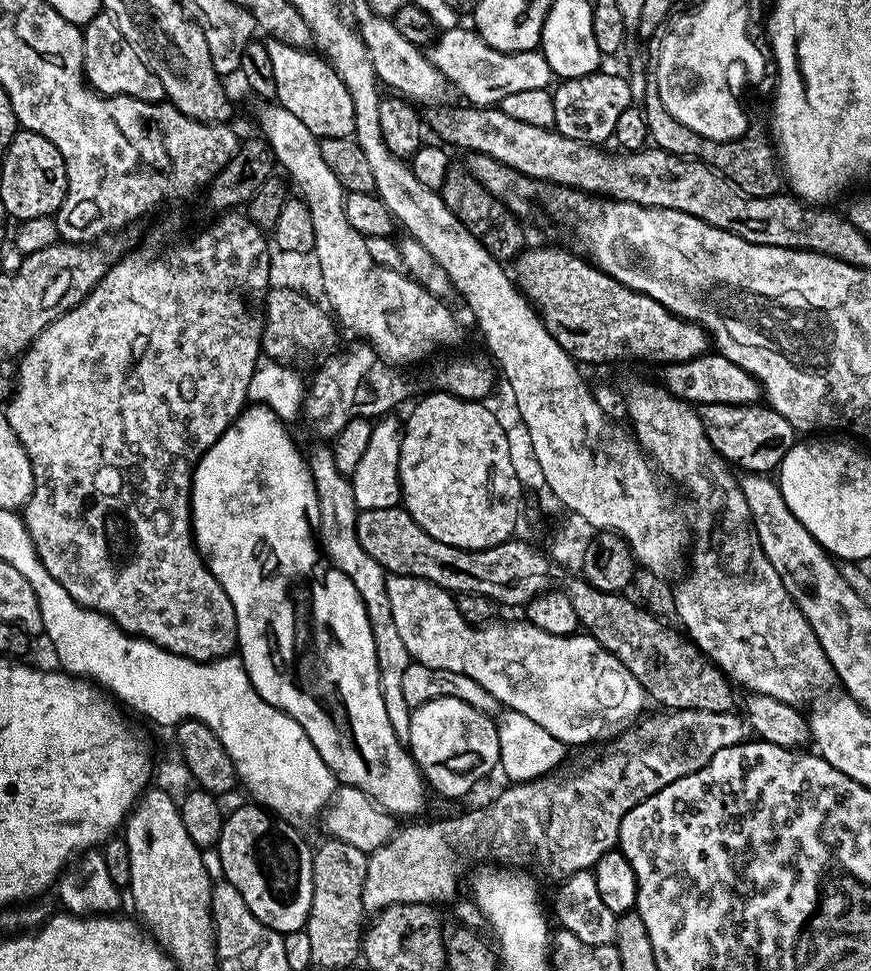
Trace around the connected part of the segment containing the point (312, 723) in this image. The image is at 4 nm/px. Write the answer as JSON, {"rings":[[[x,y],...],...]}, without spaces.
{"rings":[[[252,404],[241,411],[228,429],[220,435],[218,442],[214,442],[214,446],[205,450],[199,462],[196,463],[196,467],[192,469],[192,539],[196,542],[196,549],[204,557],[204,563],[214,574],[214,578],[220,583],[222,590],[226,590],[226,598],[230,598],[230,602],[234,606],[234,614],[238,622],[238,634],[236,635],[238,655],[244,662],[244,669],[248,672],[254,690],[258,690],[260,697],[266,702],[270,702],[270,706],[282,710],[287,716],[294,718],[294,722],[298,722],[298,726],[302,726],[302,730],[306,730],[310,742],[314,742],[314,750],[318,750],[318,754],[322,754],[322,762],[326,762],[326,766],[330,766],[330,770],[341,785],[362,790],[385,812],[391,812],[393,817],[419,817],[416,815],[424,808],[425,779],[421,776],[420,768],[413,760],[405,741],[396,737],[394,726],[390,726],[390,718],[386,718],[386,702],[382,702],[382,690],[380,689],[380,667],[374,650],[374,634],[370,630],[370,618],[366,614],[366,606],[362,602],[358,590],[354,590],[354,582],[350,582],[350,578],[346,578],[346,574],[335,570],[329,571],[330,574],[325,578],[324,584],[319,584],[312,577],[312,571],[316,568],[318,544],[314,539],[313,521],[312,524],[308,521],[308,515],[312,518],[318,517],[316,491],[305,453],[300,453],[296,449],[291,434],[284,428],[287,427],[266,405]]]}

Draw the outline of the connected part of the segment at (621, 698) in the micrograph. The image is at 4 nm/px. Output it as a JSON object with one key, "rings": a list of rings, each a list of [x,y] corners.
{"rings":[[[389,575],[386,594],[390,594],[394,626],[398,626],[398,635],[415,663],[434,666],[438,670],[454,670],[454,674],[474,678],[478,686],[494,694],[497,705],[510,712],[526,714],[530,722],[538,722],[542,730],[554,734],[554,738],[565,746],[592,744],[603,736],[612,736],[619,728],[626,727],[644,708],[646,693],[638,678],[634,678],[634,674],[630,674],[630,670],[626,670],[614,654],[607,652],[590,635],[555,636],[527,622],[489,622],[483,626],[471,624],[462,618],[453,593],[422,578]]]}

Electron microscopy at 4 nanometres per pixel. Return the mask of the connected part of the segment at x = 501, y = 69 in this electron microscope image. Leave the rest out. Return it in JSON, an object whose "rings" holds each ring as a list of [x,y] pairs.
{"rings":[[[471,27],[445,28],[439,33],[435,44],[427,49],[426,55],[437,70],[465,96],[472,106],[496,106],[506,94],[521,90],[542,90],[553,83],[550,62],[543,52],[503,52],[494,50]]]}

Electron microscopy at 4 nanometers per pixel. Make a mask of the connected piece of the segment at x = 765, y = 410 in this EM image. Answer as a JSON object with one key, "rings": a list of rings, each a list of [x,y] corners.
{"rings":[[[706,404],[699,409],[700,417],[704,423],[704,429],[708,440],[718,453],[721,460],[729,465],[741,464],[743,471],[748,474],[772,474],[772,471],[783,462],[789,459],[790,453],[798,443],[798,433],[790,426],[782,414],[774,409],[760,404]]]}

